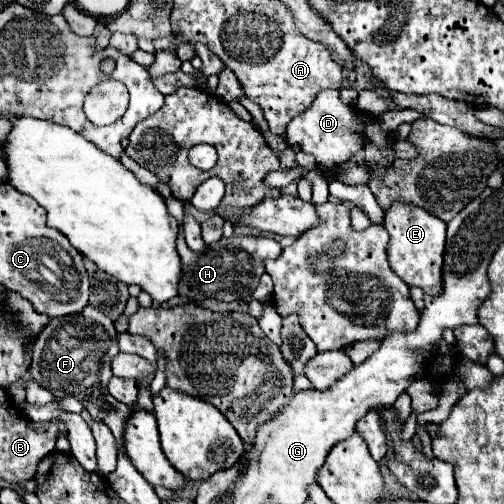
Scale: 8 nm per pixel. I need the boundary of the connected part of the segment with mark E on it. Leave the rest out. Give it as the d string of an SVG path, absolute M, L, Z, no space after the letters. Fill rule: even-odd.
M392 203L392 207L386 211L384 227L390 233L388 263L394 269L394 273L402 277L410 287L420 287L428 295L440 295L446 223L416 205Z

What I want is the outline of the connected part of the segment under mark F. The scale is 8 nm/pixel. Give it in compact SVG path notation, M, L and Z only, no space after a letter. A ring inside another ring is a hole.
M88 305L82 313L50 319L50 323L40 331L36 347L32 351L30 375L42 387L48 387L48 391L52 391L56 399L68 395L76 397L84 405L84 409L92 413L94 419L100 417L112 429L118 443L122 445L124 423L126 417L130 417L132 407L116 401L108 393L108 381L112 377L112 359L116 357L116 353L120 353L120 349L114 321L108 319L102 311L96 311Z

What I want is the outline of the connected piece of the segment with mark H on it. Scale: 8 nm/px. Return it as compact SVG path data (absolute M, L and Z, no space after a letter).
M180 235L176 241L178 255L182 259L182 275L180 275L180 287L178 295L184 295L192 301L204 301L204 299L218 299L218 301L236 301L242 299L246 303L252 301L252 293L260 283L260 277L264 273L264 259L276 259L282 253L282 247L278 241L270 237L230 237L220 239L212 245L208 245L202 253L194 253L184 243L184 237Z

